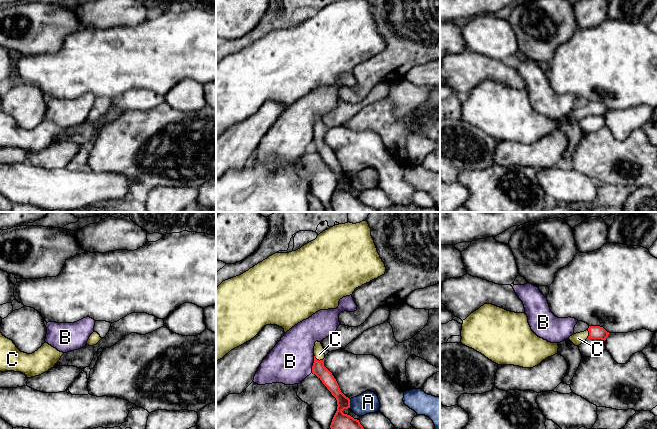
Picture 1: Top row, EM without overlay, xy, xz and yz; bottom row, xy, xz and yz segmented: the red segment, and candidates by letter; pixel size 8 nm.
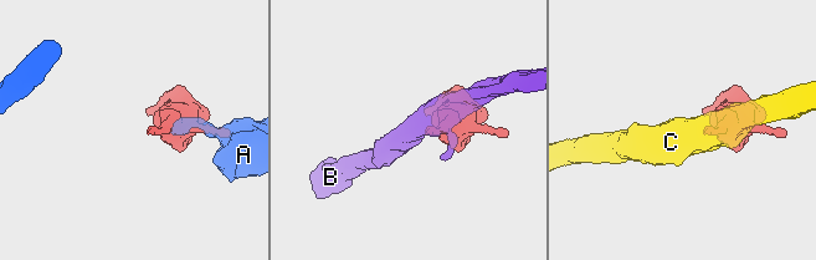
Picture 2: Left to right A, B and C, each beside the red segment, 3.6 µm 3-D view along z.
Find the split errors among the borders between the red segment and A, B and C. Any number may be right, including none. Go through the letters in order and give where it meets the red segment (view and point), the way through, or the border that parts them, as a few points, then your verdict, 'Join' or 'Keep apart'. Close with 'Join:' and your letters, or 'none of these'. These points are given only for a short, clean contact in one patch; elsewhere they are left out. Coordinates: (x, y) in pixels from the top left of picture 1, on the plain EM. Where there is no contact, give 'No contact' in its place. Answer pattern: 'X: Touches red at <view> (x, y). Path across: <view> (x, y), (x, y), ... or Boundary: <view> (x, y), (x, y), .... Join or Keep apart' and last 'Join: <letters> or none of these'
A: Touches red at xz (349, 179). Keep apart
B: Touches red at xz (313, 140). Boundary: xz (314, 132), (311, 148). Keep apart
C: Touches red at xz (318, 136). Path across: xz (318, 144), (318, 136), (319, 130). Join
Join: C

